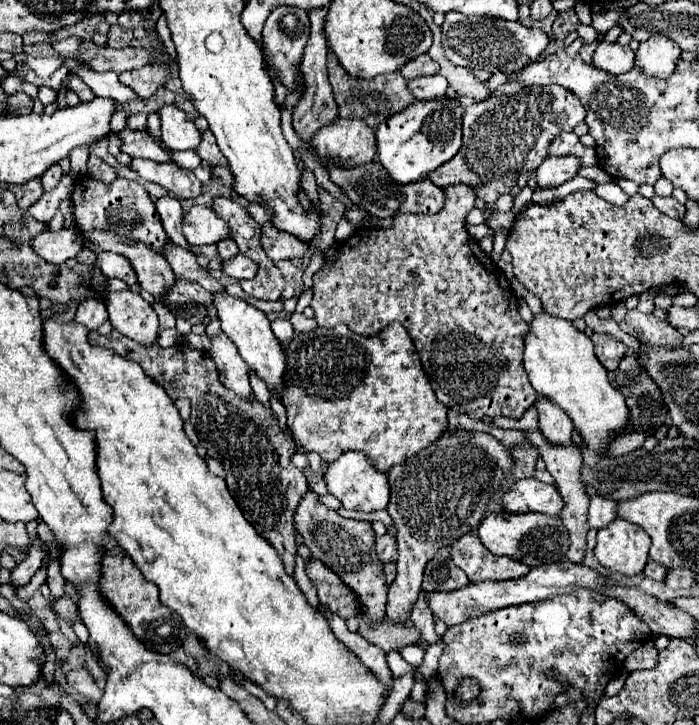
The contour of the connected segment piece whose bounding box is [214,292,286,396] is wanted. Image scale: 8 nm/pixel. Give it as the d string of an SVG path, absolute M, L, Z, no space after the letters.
M216 292L214 294L214 306L218 310L218 318L220 318L222 330L236 344L242 360L252 370L256 370L256 374L268 384L270 390L276 390L276 394L282 396L282 390L284 390L282 376L284 376L284 366L286 366L284 362L286 362L286 358L284 358L284 352L280 348L278 338L274 336L274 332L270 328L270 320L266 318L266 314L260 312L258 308L250 306L242 298L230 296L228 292Z

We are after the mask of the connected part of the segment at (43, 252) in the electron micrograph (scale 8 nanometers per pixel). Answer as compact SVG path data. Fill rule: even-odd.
M62 228L58 232L42 232L32 240L34 252L52 264L64 264L68 258L76 258L82 248L82 234L76 228Z

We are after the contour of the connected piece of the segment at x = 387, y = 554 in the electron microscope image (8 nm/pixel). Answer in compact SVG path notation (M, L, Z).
M384 534L376 540L376 554L378 558L386 564L386 562L396 562L398 560L398 544L396 538L392 534Z

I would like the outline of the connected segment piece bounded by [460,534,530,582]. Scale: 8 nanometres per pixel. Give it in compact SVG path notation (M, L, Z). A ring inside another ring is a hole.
M466 534L460 538L460 568L466 572L470 582L512 580L530 572L530 566L508 556L492 556L476 534Z

